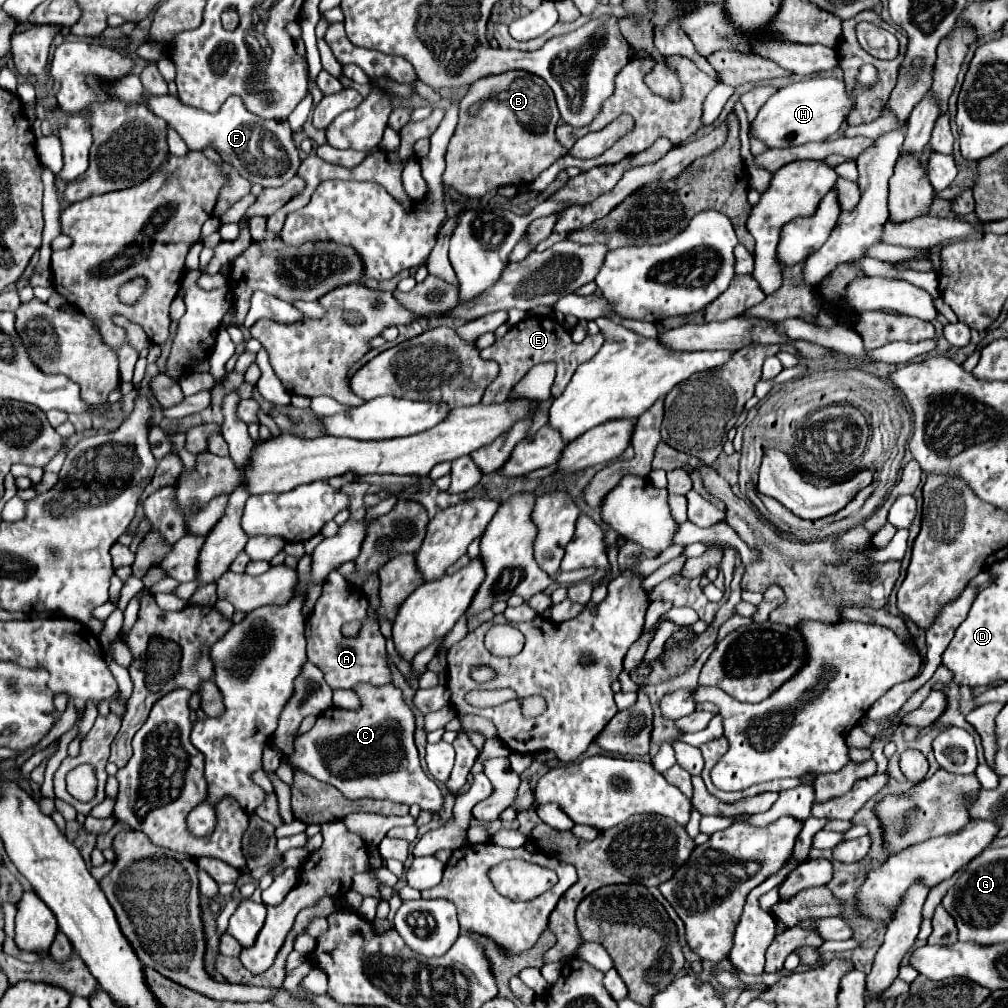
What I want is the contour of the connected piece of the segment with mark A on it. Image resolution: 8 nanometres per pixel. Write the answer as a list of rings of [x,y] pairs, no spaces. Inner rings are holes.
[[[333,571],[325,585],[323,593],[317,599],[311,615],[307,617],[305,637],[307,637],[307,659],[325,673],[325,681],[331,689],[353,689],[359,683],[385,685],[391,681],[389,669],[385,663],[385,637],[379,631],[375,617],[367,615],[369,603],[363,591],[353,589],[339,571]],[[351,621],[361,621],[361,629],[353,637],[345,637],[341,627]]]

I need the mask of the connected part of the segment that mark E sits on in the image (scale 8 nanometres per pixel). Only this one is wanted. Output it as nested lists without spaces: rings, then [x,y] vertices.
[[[533,315],[533,317],[527,317],[527,321],[515,325],[505,337],[497,339],[494,343],[494,332],[487,332],[481,335],[476,341],[478,349],[481,351],[481,357],[483,359],[493,359],[499,363],[501,371],[499,371],[499,377],[487,387],[485,395],[483,395],[483,403],[485,405],[495,405],[495,403],[505,403],[507,397],[509,397],[509,391],[515,387],[515,383],[519,383],[523,379],[523,375],[537,363],[543,363],[543,361],[555,361],[557,363],[557,377],[555,377],[555,383],[553,383],[553,397],[561,395],[565,385],[569,383],[571,375],[575,373],[575,369],[593,359],[597,355],[597,351],[601,349],[603,345],[603,333],[599,331],[597,335],[587,335],[579,345],[571,341],[571,335],[569,331],[559,323],[555,321],[553,317],[543,317],[543,315]]]

